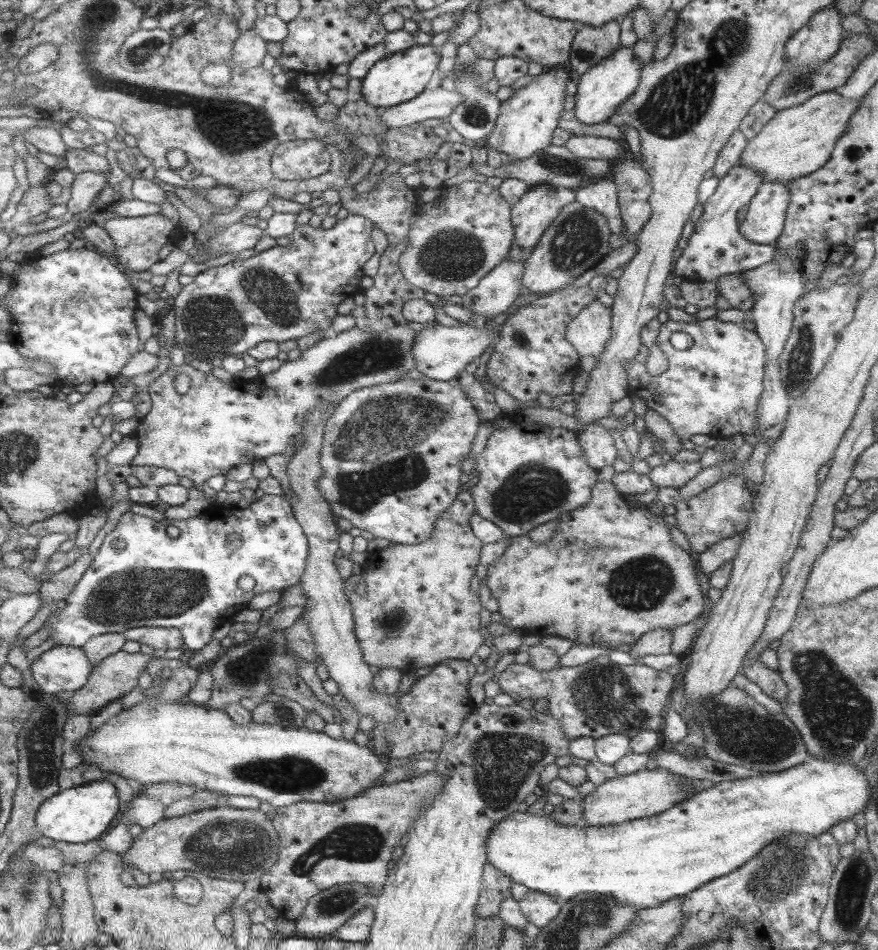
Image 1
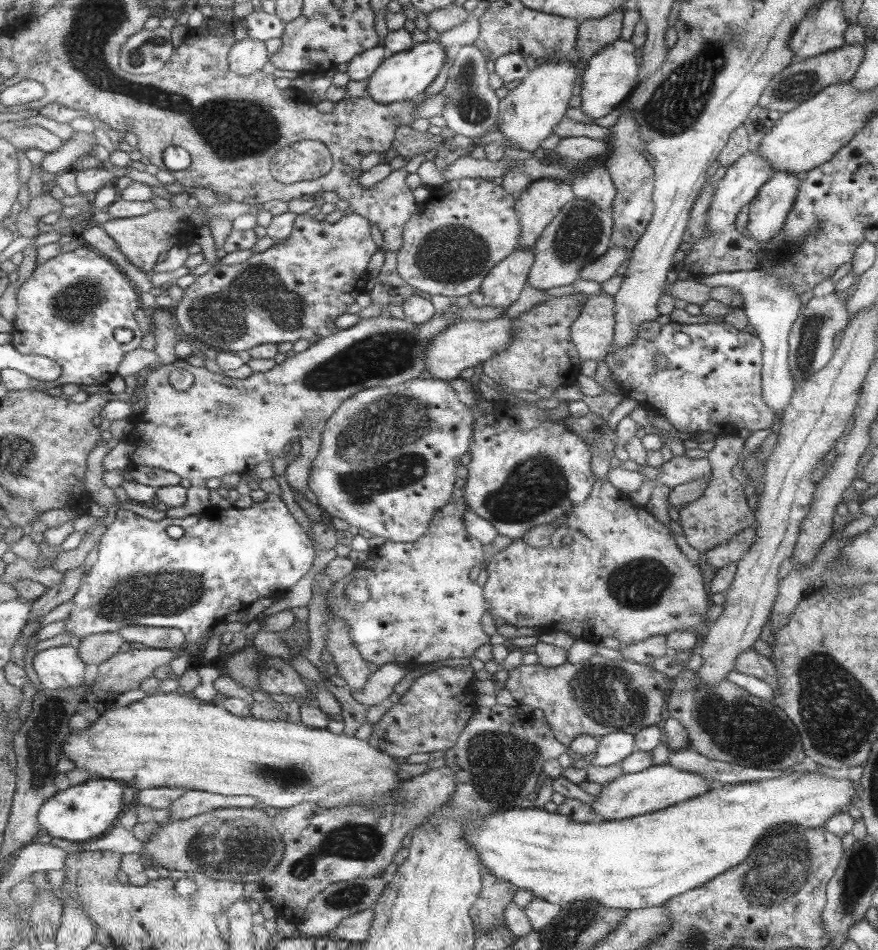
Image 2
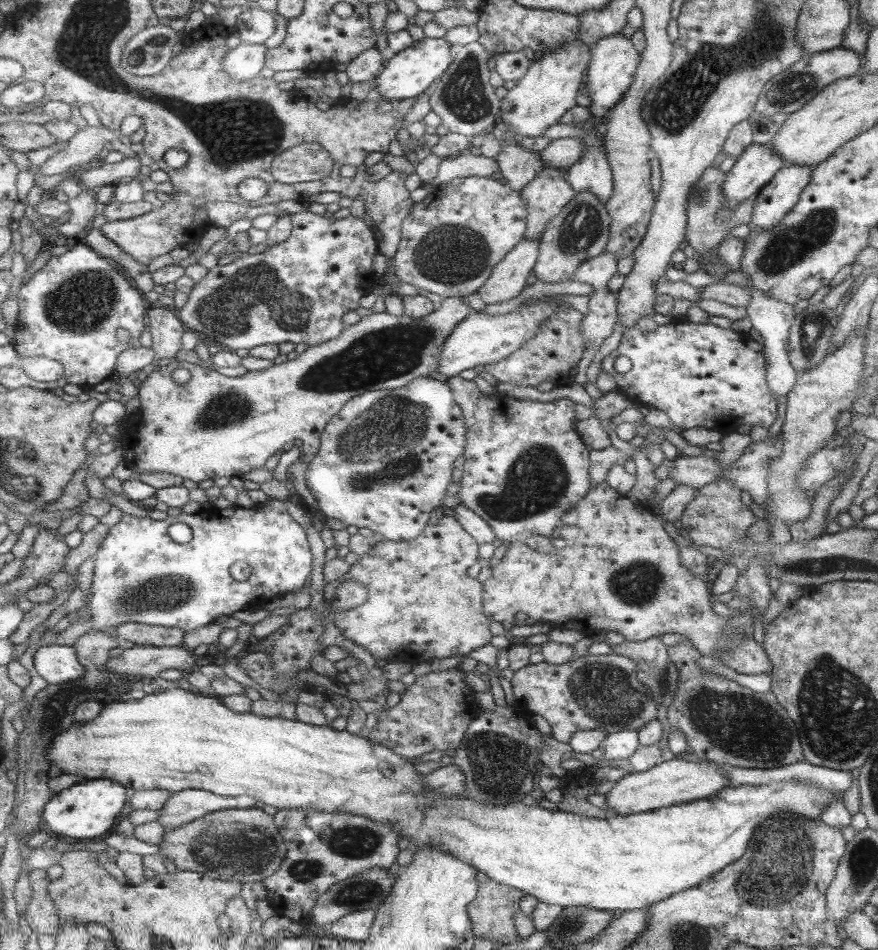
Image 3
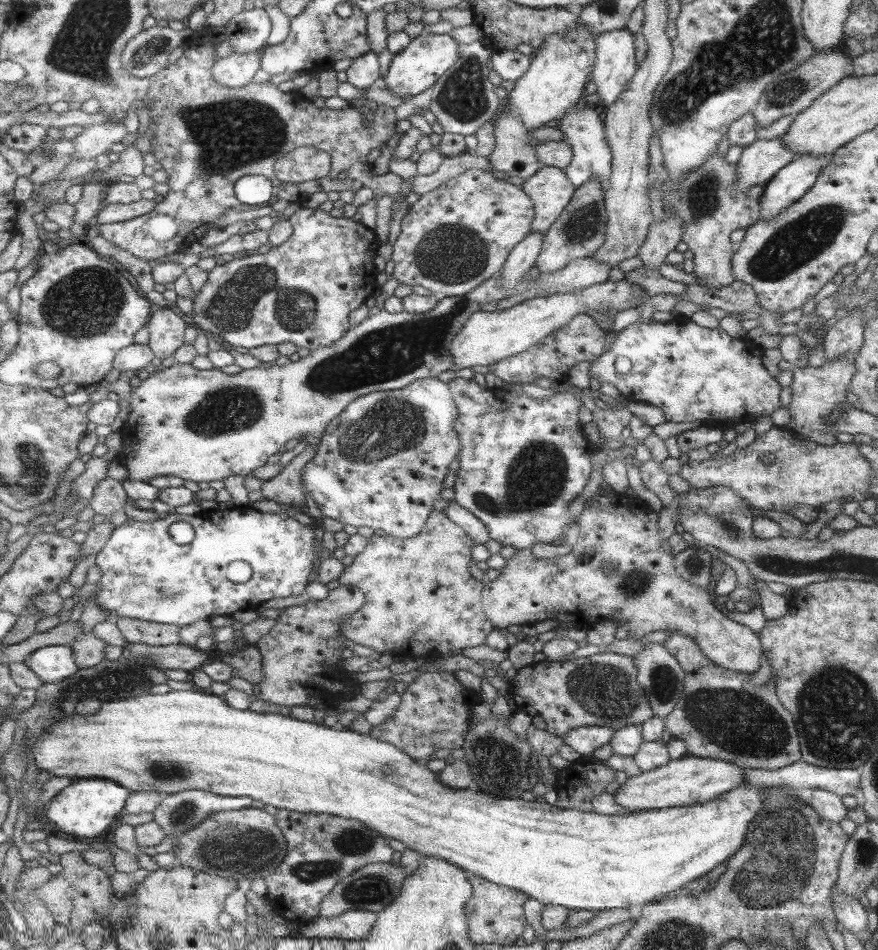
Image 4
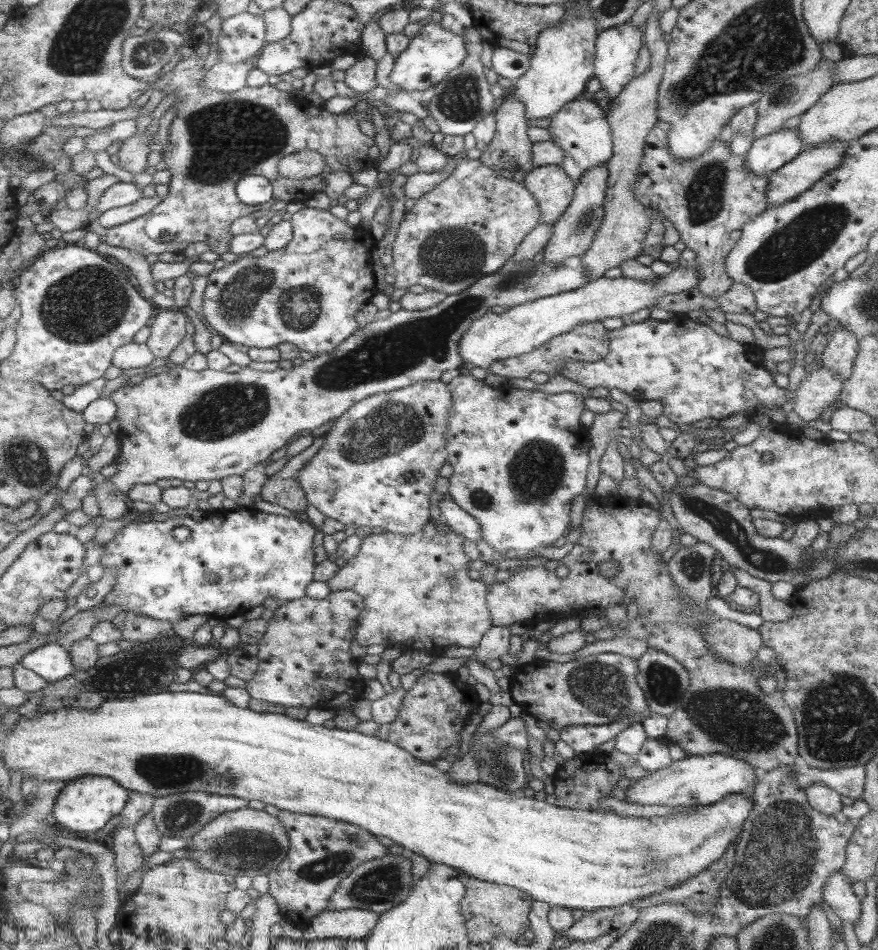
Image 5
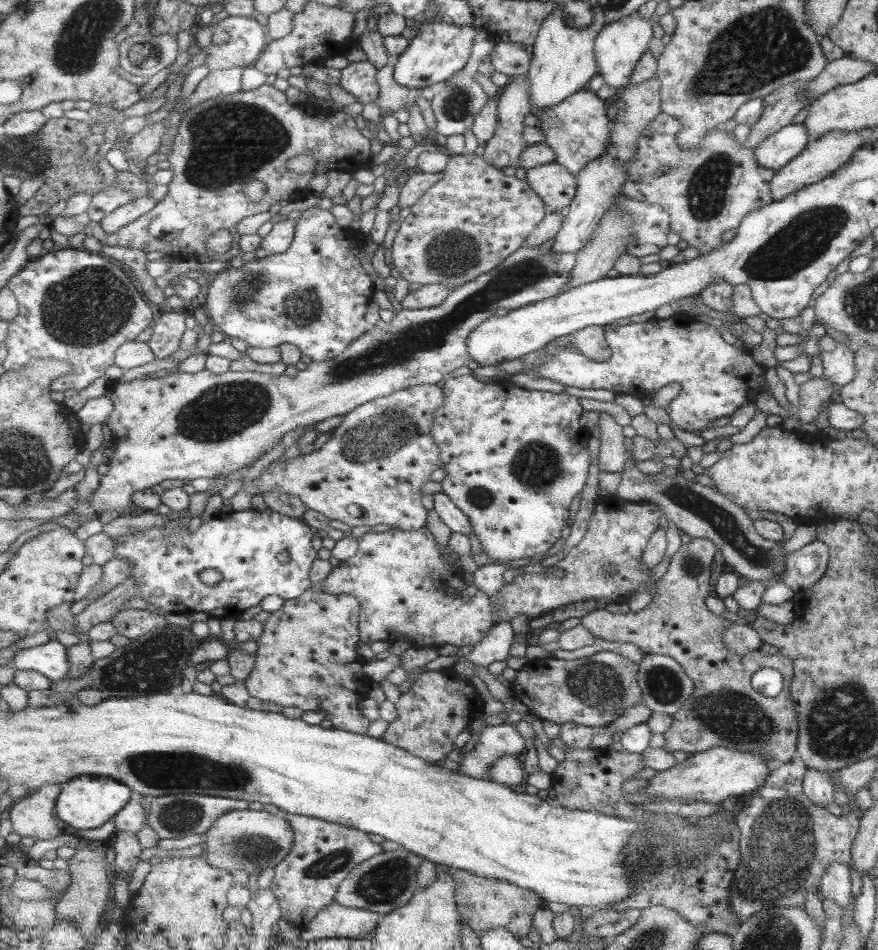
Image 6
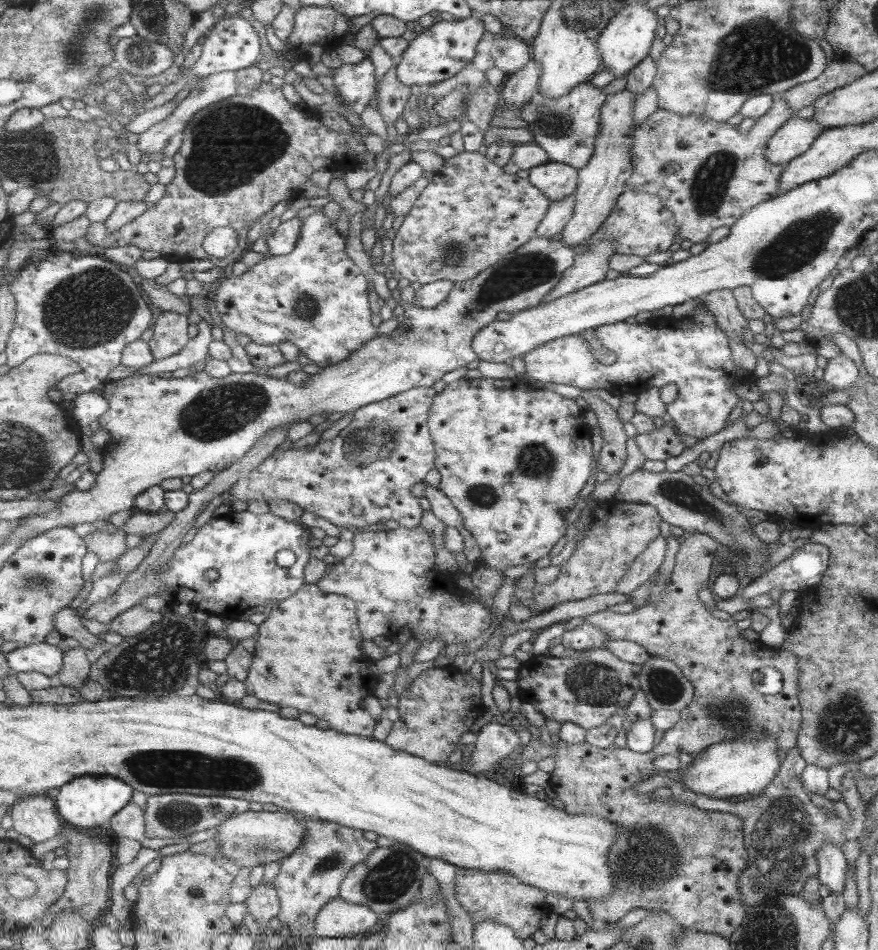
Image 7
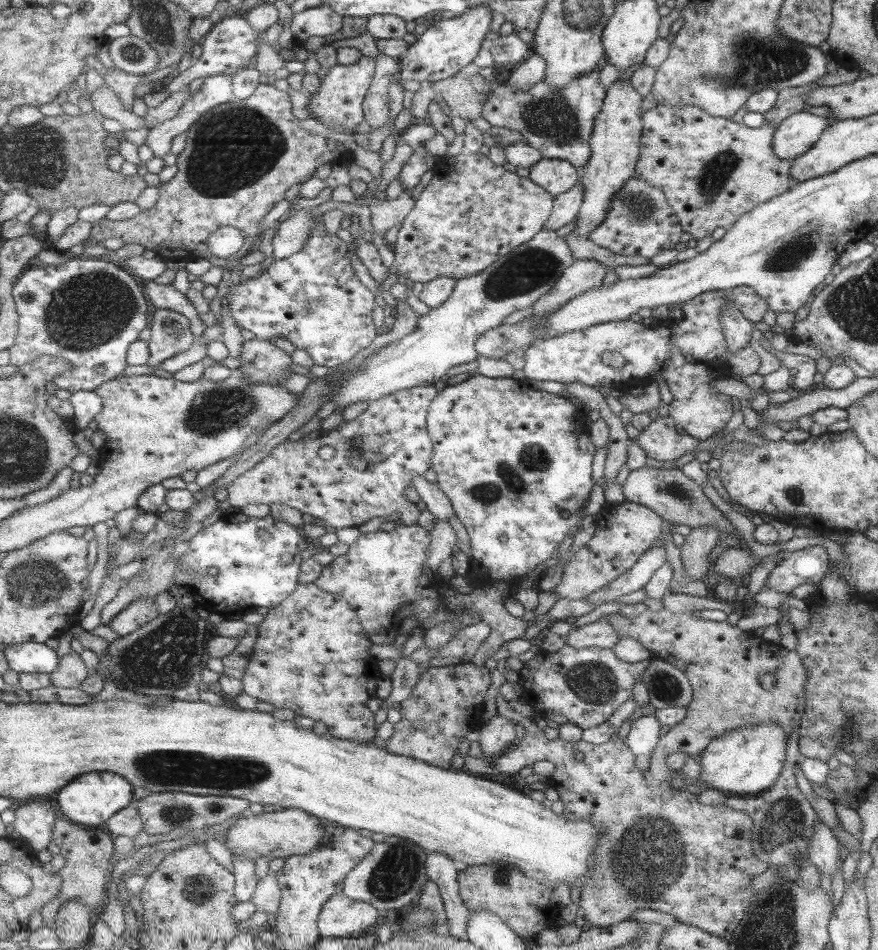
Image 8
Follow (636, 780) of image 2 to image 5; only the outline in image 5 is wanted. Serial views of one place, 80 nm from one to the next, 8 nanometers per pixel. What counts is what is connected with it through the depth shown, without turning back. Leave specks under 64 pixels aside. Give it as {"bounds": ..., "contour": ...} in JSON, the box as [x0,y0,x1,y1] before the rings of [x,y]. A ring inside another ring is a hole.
{"bounds":[625,753,760,807],"contour":[[[713,753],[697,756],[688,755],[674,761],[669,768],[648,774],[632,783],[625,791],[627,800],[637,804],[659,804],[663,806],[697,807],[718,803],[730,794],[743,792],[760,776],[758,770],[747,762],[733,758],[732,755]]]}

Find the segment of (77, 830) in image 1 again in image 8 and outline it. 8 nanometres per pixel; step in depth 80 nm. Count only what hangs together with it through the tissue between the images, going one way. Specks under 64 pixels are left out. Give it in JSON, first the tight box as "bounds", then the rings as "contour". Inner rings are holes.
{"bounds":[57,771,136,827],"contour":[[[107,771],[81,774],[76,780],[61,789],[57,795],[60,810],[77,824],[88,827],[106,827],[108,820],[119,813],[120,810],[134,805],[136,789],[131,782],[119,774]]]}

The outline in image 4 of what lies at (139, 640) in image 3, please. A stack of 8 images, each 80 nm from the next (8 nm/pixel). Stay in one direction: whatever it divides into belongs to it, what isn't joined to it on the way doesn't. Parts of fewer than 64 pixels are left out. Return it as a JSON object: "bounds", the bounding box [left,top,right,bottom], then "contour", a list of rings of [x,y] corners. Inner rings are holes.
{"bounds":[116,617,182,647],"contour":[[[121,617],[116,621],[126,643],[157,647],[182,643],[181,628],[179,626],[143,621],[129,617]]]}

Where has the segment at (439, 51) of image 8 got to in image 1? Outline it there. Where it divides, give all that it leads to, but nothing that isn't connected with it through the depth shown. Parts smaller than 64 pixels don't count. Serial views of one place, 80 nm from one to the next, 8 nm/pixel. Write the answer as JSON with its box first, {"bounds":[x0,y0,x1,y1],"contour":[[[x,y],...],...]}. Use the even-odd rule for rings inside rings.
{"bounds":[362,43,441,108],"contour":[[[430,43],[424,46],[416,45],[403,52],[390,54],[389,57],[373,66],[369,75],[362,81],[362,98],[373,106],[388,106],[388,108],[413,100],[429,88],[437,74],[439,62],[441,62],[441,56],[435,52],[435,48]]]}

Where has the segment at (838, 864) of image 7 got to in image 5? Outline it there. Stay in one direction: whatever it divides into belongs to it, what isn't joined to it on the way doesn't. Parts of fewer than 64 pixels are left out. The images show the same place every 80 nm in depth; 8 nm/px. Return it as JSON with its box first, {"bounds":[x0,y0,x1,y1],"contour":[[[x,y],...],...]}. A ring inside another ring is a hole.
{"bounds":[823,869,860,925],"contour":[[[841,869],[829,876],[823,888],[823,898],[841,922],[854,925],[859,918],[860,900],[853,895],[848,878]]]}

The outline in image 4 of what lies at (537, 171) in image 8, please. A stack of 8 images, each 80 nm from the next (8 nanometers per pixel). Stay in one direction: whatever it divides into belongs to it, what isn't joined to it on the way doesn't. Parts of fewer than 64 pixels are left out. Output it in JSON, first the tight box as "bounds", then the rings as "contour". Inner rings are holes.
{"bounds":[521,167,578,233],"contour":[[[543,167],[521,184],[536,204],[536,220],[532,230],[546,233],[571,204],[578,189],[566,169]]]}

